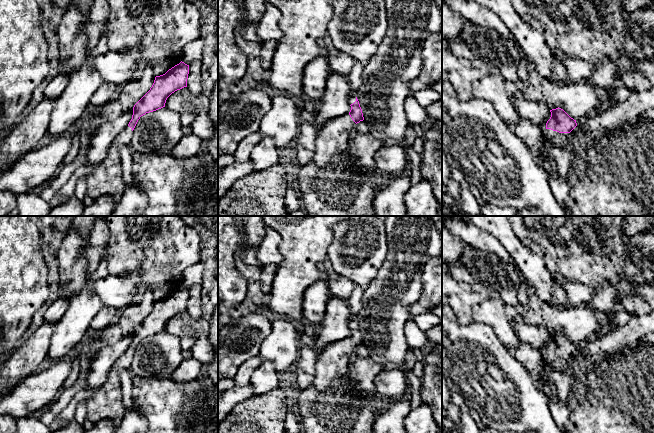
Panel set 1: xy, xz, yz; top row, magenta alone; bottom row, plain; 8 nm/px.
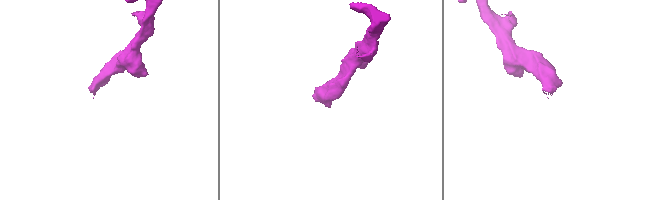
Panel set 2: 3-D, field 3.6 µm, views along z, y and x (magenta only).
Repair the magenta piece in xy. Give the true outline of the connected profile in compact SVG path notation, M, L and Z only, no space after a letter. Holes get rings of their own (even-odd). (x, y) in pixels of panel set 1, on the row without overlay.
M180 286L165 298L156 300L150 314L134 329L132 343L128 350L115 362L111 369L107 381L97 390L94 390L92 396L86 399L87 413L86 418L94 425L103 419L111 419L115 425L119 424L124 416L123 397L121 393L120 374L130 368L133 354L141 340L146 337L156 335L165 331L167 322L177 314L187 311L189 298L189 289Z

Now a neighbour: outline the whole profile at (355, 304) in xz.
M356 286L351 296L347 299L347 303L353 317L362 309L363 294L364 290L361 287Z

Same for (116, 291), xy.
M130 271L126 276L109 274L94 283L94 293L101 299L103 306L121 312L129 306L140 288L141 277L137 271Z

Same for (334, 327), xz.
M330 297L326 314L322 322L316 326L316 338L313 349L319 354L327 345L349 337L351 330L349 321L354 318L347 300Z

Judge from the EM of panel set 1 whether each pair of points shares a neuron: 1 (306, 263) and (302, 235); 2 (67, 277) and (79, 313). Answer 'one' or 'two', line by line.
1: one
2: two

